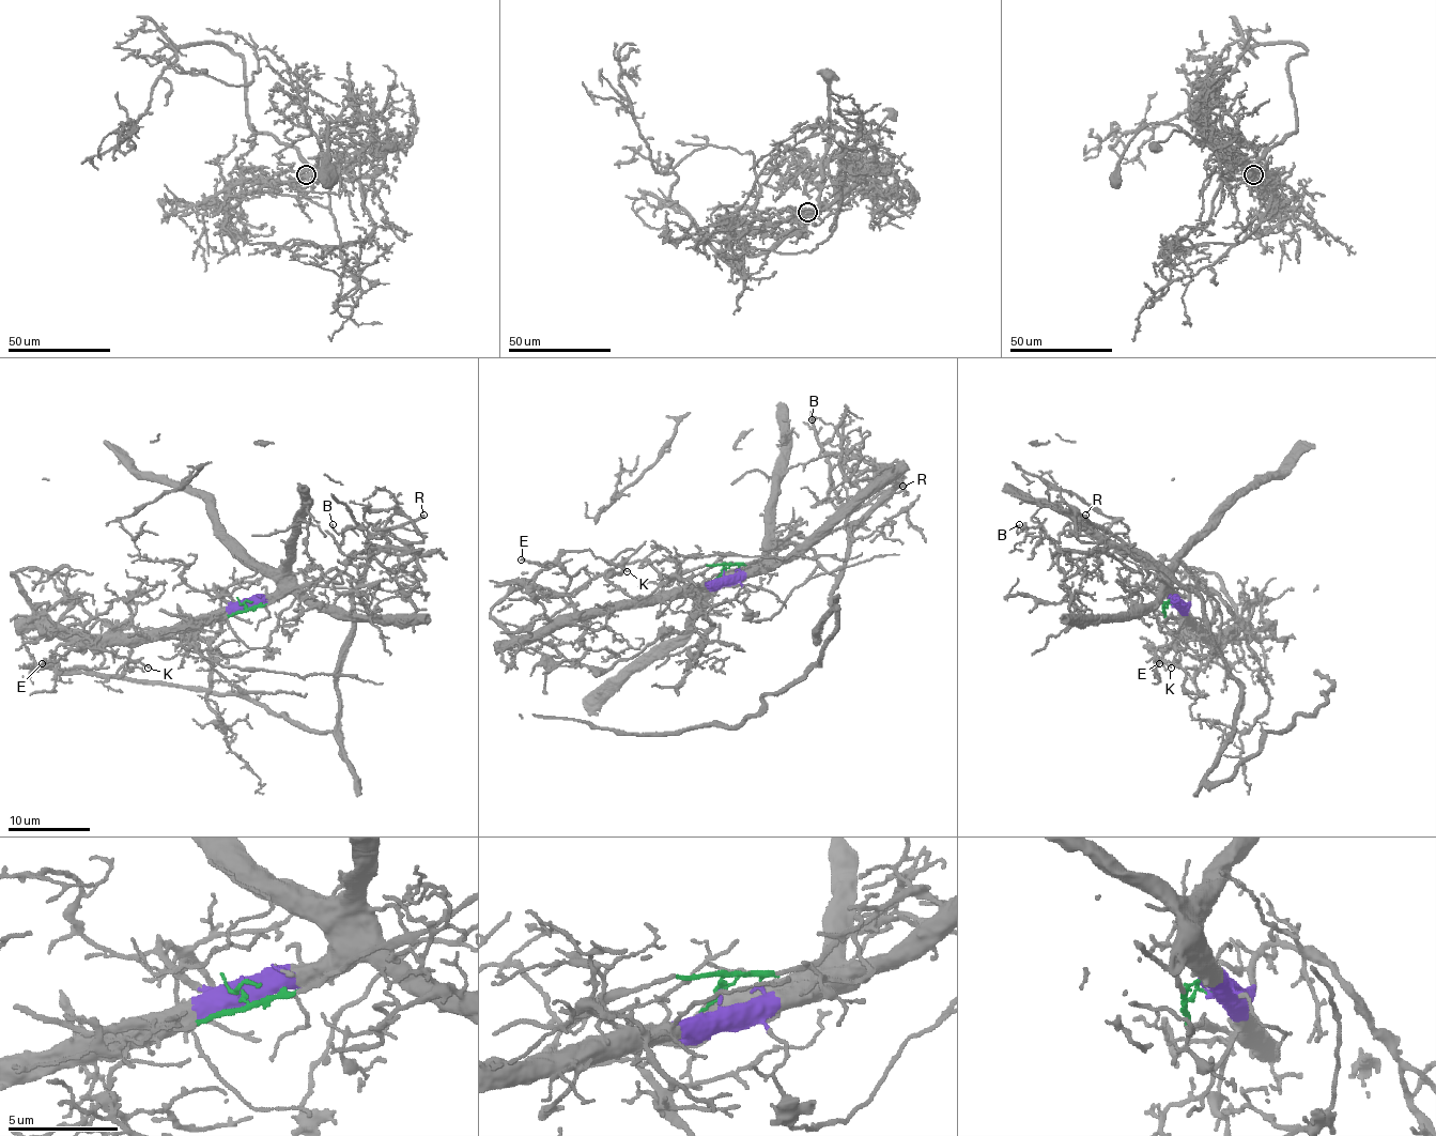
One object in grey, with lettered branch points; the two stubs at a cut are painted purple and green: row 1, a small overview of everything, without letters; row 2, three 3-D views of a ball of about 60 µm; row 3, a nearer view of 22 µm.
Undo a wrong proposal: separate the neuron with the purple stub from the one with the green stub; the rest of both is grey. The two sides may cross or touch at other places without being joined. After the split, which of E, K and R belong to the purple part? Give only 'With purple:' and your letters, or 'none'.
With purple: E, K

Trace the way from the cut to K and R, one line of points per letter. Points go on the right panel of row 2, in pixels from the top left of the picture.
K: (1169, 602), (1210, 639), (1186, 636), (1173, 647), (1151, 649), (1171, 668)
R: (1169, 602), (1164, 608), (1144, 583), (1146, 573), (1151, 569), (1162, 569), (1175, 580), (1084, 516)

